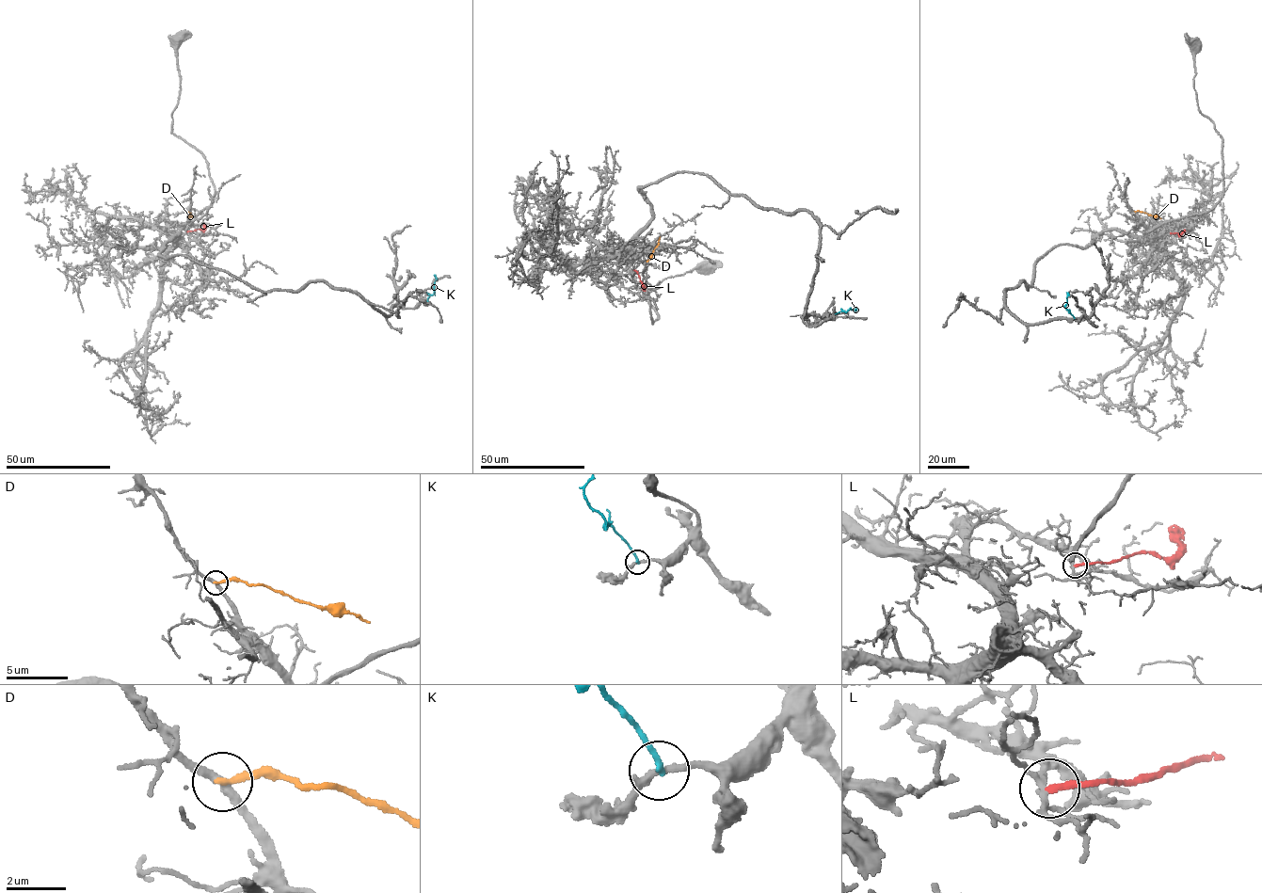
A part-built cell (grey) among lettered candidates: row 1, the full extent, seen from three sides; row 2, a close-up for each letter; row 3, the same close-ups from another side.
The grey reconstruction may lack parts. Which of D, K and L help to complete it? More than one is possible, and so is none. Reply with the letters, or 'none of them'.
none of them

